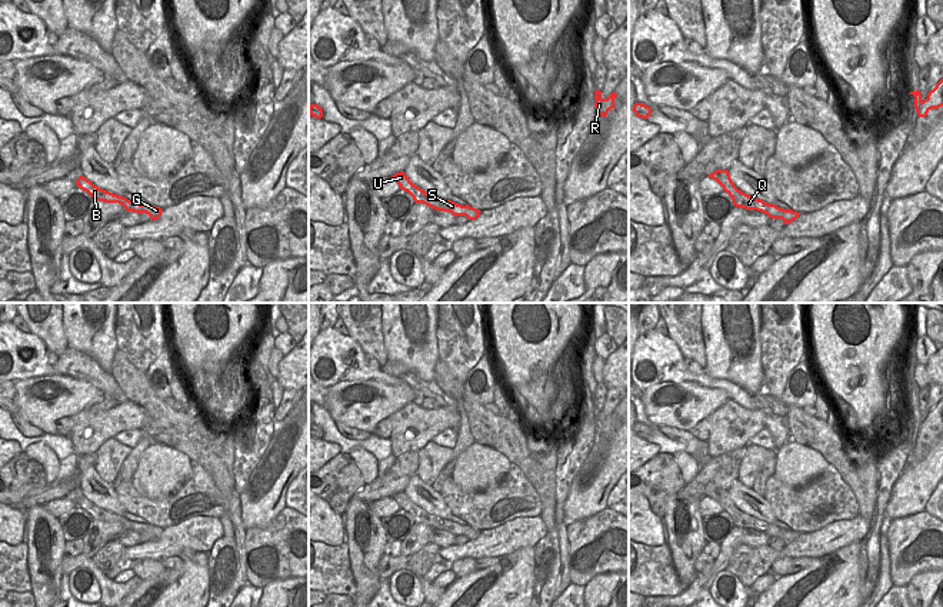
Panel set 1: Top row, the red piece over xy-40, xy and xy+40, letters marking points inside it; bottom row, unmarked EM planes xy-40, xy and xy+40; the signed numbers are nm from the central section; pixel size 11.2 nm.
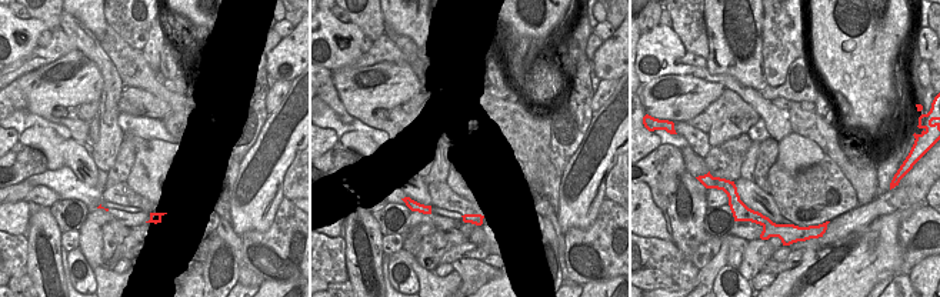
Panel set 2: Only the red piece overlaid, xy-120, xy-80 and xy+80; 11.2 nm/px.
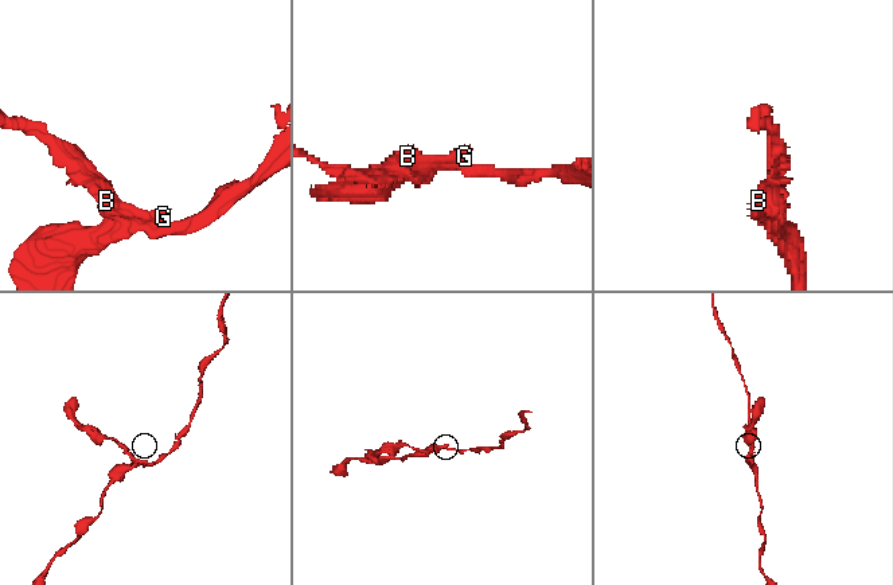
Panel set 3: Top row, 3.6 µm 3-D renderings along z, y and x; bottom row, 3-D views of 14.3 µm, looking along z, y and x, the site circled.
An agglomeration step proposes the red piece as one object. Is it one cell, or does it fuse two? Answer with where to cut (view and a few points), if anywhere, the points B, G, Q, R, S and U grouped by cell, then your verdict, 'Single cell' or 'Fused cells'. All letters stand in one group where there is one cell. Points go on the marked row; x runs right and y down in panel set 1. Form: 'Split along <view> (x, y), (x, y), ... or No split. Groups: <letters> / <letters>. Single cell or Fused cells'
Split along xy (442, 199), (445, 210). Groups: B Q U / G R S. Fused cells.

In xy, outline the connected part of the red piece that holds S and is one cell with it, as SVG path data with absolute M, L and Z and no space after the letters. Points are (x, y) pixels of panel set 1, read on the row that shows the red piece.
M444 200L444 206L441 207L444 211L451 213L453 216L466 216L469 220L476 220L480 216L480 210L470 207L469 204L461 206L450 200Z

